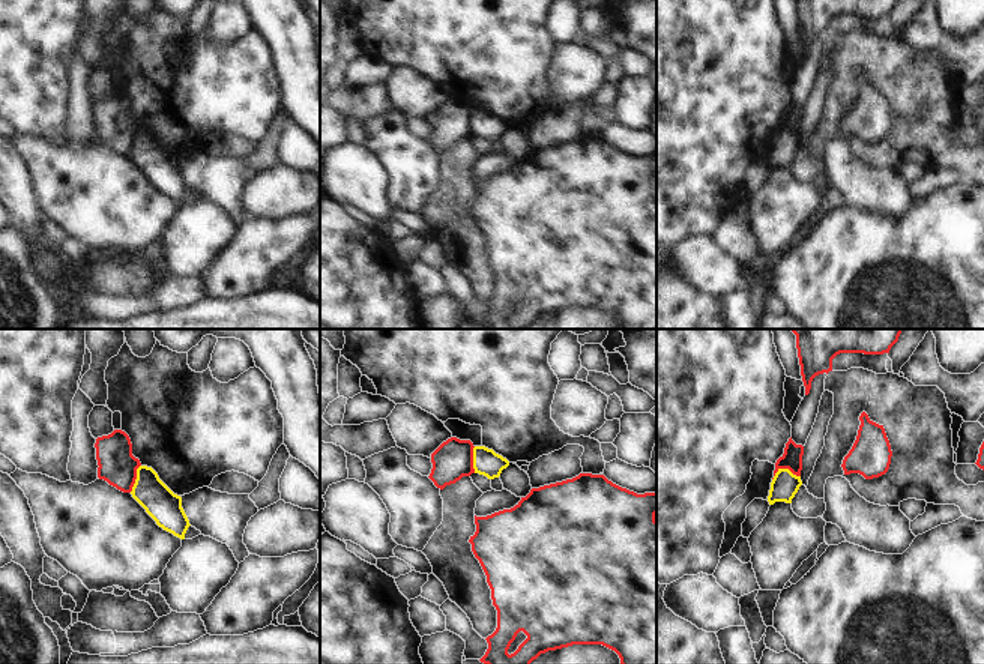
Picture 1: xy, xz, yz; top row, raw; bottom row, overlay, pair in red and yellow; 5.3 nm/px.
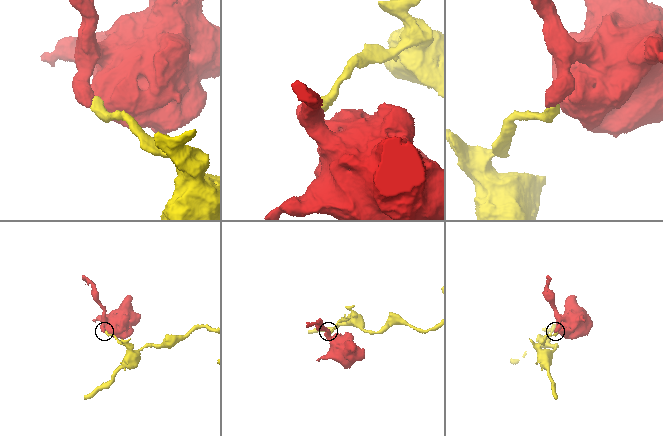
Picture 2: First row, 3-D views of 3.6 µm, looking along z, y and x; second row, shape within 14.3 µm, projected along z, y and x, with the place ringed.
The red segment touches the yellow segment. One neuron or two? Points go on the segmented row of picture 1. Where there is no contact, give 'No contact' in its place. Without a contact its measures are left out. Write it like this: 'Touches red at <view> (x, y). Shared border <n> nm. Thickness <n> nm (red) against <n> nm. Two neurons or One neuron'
Touches red at yz (784, 467). Shared border 150 nm. Thickness 110 nm (red) against 150 nm. Two neurons.

